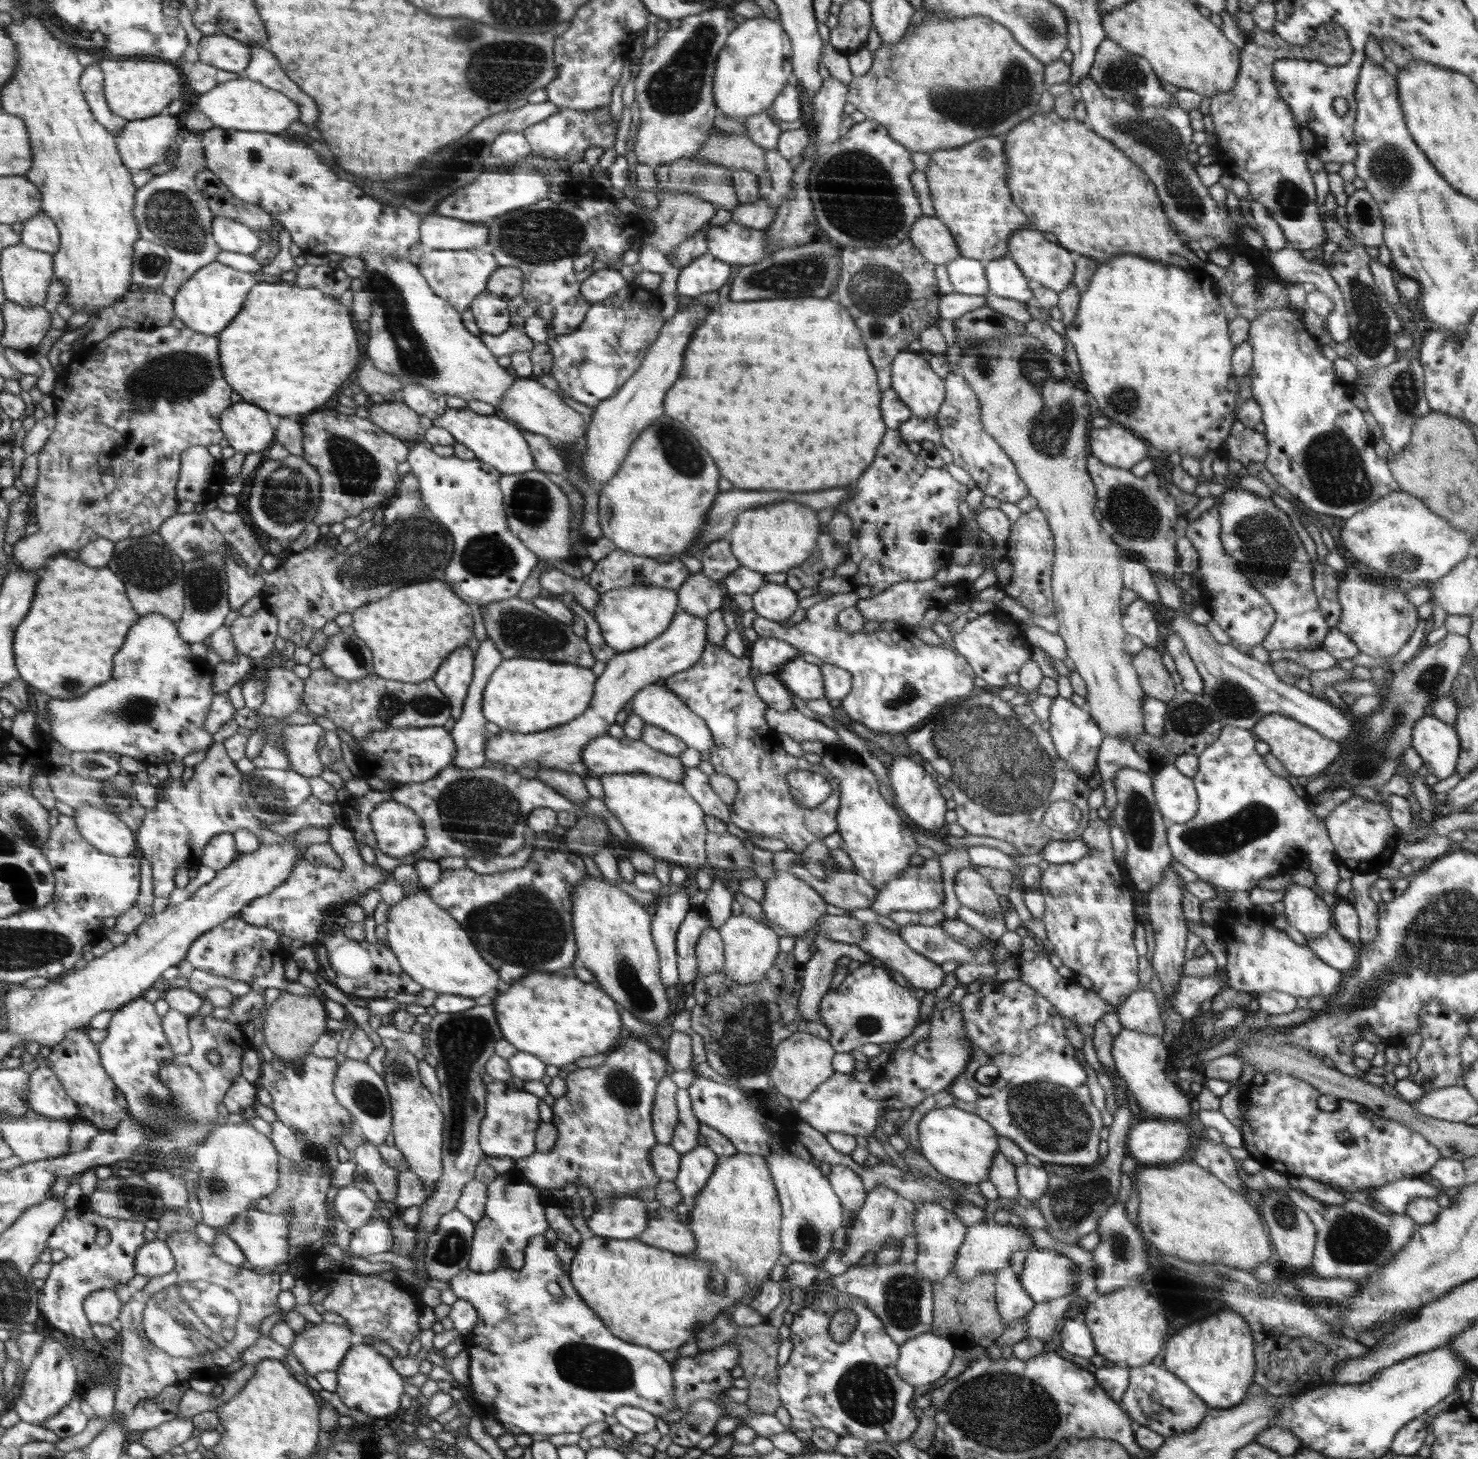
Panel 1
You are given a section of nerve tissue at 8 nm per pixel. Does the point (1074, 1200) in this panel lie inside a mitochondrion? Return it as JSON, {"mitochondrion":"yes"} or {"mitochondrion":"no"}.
{"mitochondrion":"yes"}

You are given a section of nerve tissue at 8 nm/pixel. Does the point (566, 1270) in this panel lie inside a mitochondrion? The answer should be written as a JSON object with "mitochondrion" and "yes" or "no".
{"mitochondrion":"no"}

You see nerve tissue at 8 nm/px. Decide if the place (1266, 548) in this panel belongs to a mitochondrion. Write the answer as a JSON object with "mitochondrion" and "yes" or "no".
{"mitochondrion":"yes"}

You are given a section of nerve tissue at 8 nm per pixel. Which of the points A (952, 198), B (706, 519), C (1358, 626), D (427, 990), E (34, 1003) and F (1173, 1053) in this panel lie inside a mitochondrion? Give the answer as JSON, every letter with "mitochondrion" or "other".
{"A":"other","B":"other","C":"other","D":"other","E":"mitochondrion","F":"other"}

